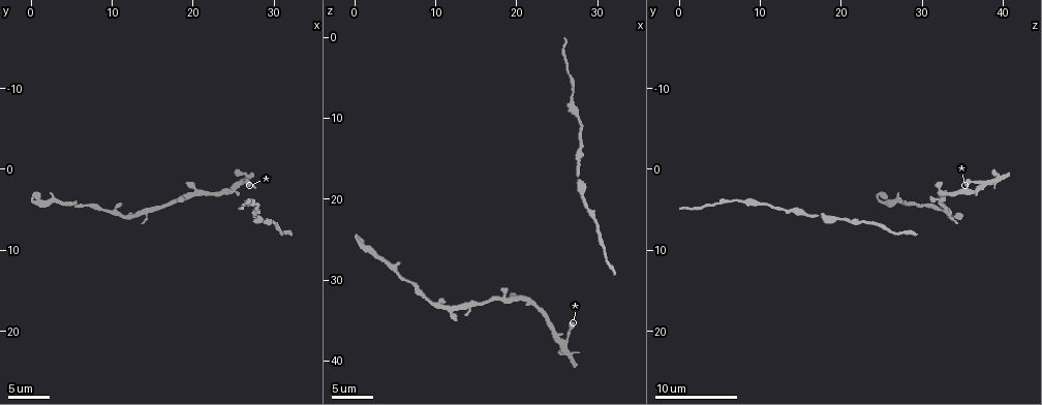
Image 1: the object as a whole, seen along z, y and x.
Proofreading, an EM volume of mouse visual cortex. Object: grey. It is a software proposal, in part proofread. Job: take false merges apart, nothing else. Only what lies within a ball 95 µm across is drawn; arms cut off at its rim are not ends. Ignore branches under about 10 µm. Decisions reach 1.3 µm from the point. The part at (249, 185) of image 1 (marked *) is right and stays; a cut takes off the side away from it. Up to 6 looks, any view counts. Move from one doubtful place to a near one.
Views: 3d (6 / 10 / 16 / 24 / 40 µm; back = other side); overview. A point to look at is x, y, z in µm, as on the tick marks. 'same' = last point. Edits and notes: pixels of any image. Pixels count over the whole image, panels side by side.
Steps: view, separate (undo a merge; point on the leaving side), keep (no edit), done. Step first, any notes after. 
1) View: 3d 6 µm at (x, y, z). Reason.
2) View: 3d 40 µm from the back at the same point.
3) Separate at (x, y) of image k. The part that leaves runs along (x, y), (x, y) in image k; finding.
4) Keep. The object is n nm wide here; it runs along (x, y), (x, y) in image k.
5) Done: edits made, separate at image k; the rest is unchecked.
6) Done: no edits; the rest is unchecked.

View: 3d 16 µm at (28.0, 5.8, 17.8). Calibre changes.

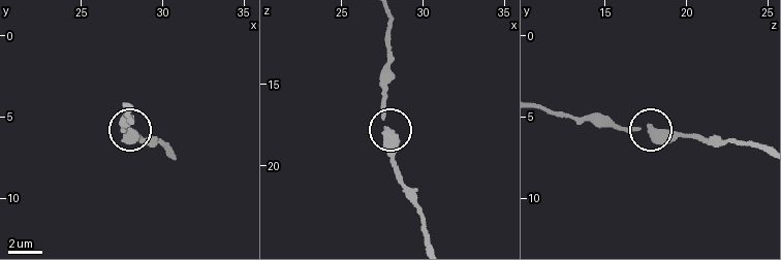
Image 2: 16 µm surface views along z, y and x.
Keep. One neuron here.

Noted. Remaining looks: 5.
View: 3d 16 µm at (27.8, 5.4, 13.6). Sudden change in width.

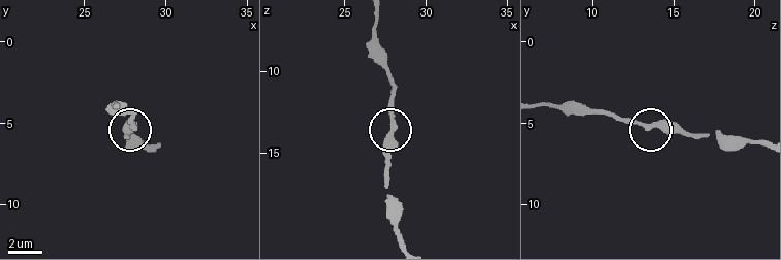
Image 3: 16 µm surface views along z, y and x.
Keep. The object is 290 nm wide here; one neuron here.

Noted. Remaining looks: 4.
View: 3d 10 µm at (18.0, 3.6, 32.4). Thin arm on a thick one.

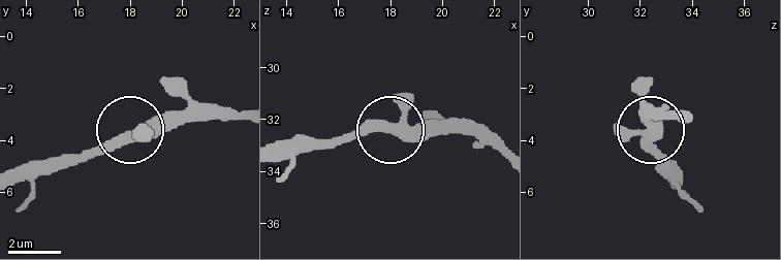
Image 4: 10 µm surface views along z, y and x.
View: 3d 6 µm at (17.8, 3.9, 32.3).

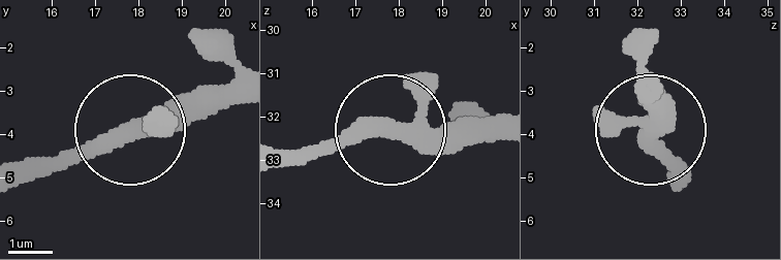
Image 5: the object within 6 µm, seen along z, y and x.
Keep. The object is 330 nm wide here; it runs along (241, 94), (174, 97), (19, 183) in image 5; continuous, no second neuron.

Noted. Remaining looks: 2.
Done: no edits; the rest is unchecked.

